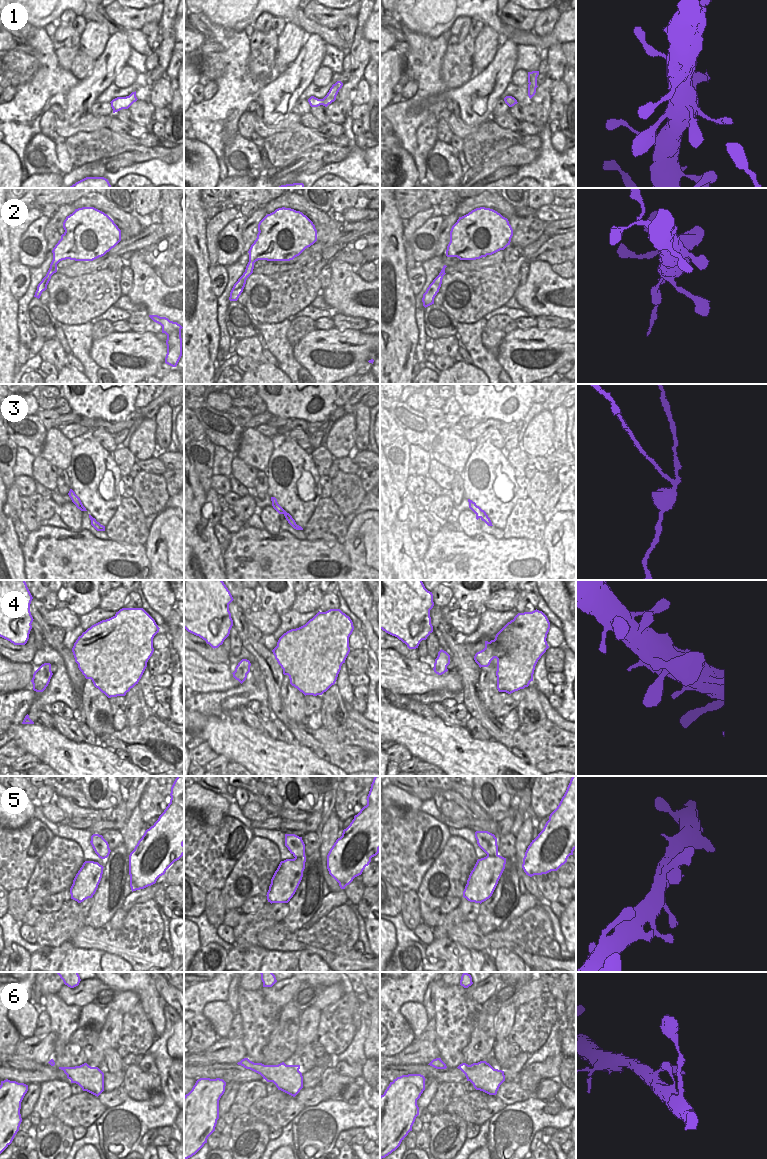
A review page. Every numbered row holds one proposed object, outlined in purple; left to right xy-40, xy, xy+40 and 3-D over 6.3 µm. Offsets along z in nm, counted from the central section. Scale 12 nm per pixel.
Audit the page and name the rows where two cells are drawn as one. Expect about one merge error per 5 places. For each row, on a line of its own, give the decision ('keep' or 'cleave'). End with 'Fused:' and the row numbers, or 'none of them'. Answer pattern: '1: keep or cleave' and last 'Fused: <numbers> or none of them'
1: keep
2: cleave
3: cleave
4: keep
5: keep
6: keep
Fused: 2, 3

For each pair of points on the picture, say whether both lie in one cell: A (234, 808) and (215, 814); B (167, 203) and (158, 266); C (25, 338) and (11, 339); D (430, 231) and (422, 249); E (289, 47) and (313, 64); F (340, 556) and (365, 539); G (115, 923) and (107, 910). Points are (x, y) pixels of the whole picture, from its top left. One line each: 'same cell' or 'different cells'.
A: different cells
B: same cell
C: different cells
D: same cell
E: different cells
F: different cells
G: different cells

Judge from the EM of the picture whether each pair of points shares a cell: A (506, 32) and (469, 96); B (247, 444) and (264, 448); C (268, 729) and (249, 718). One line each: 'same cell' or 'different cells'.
A: different cells
B: same cell
C: same cell

